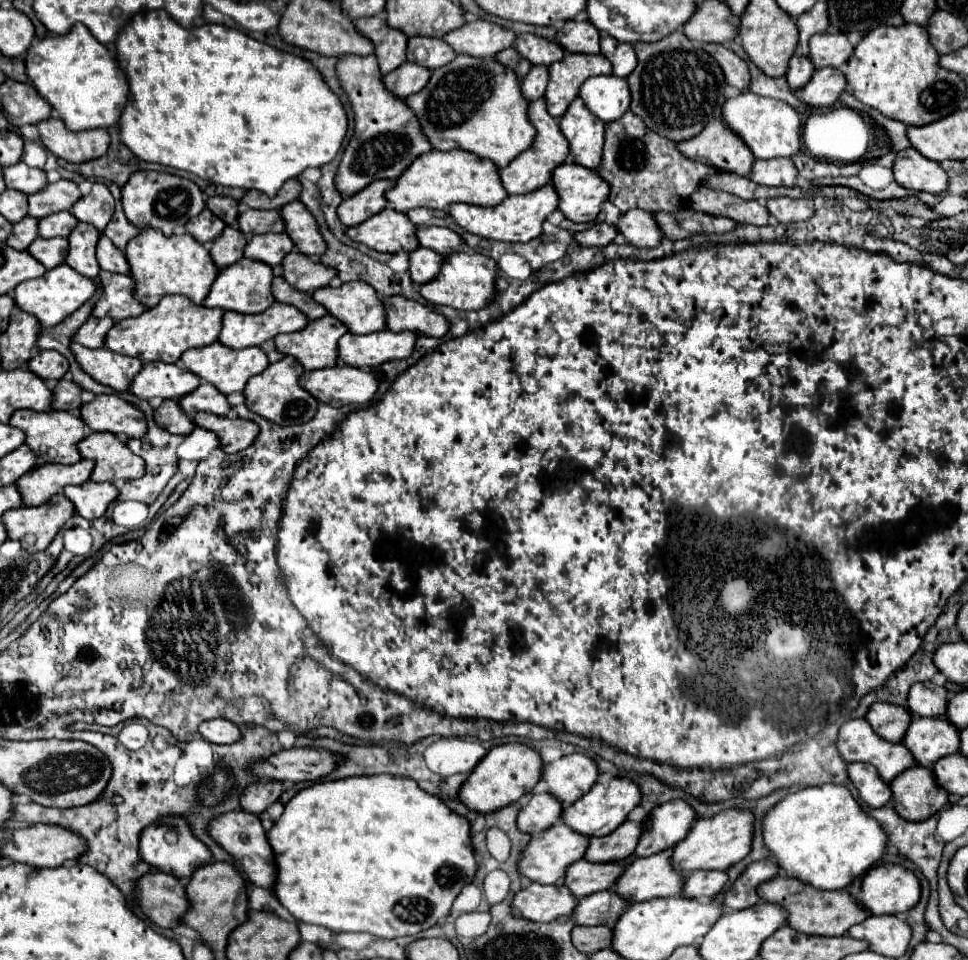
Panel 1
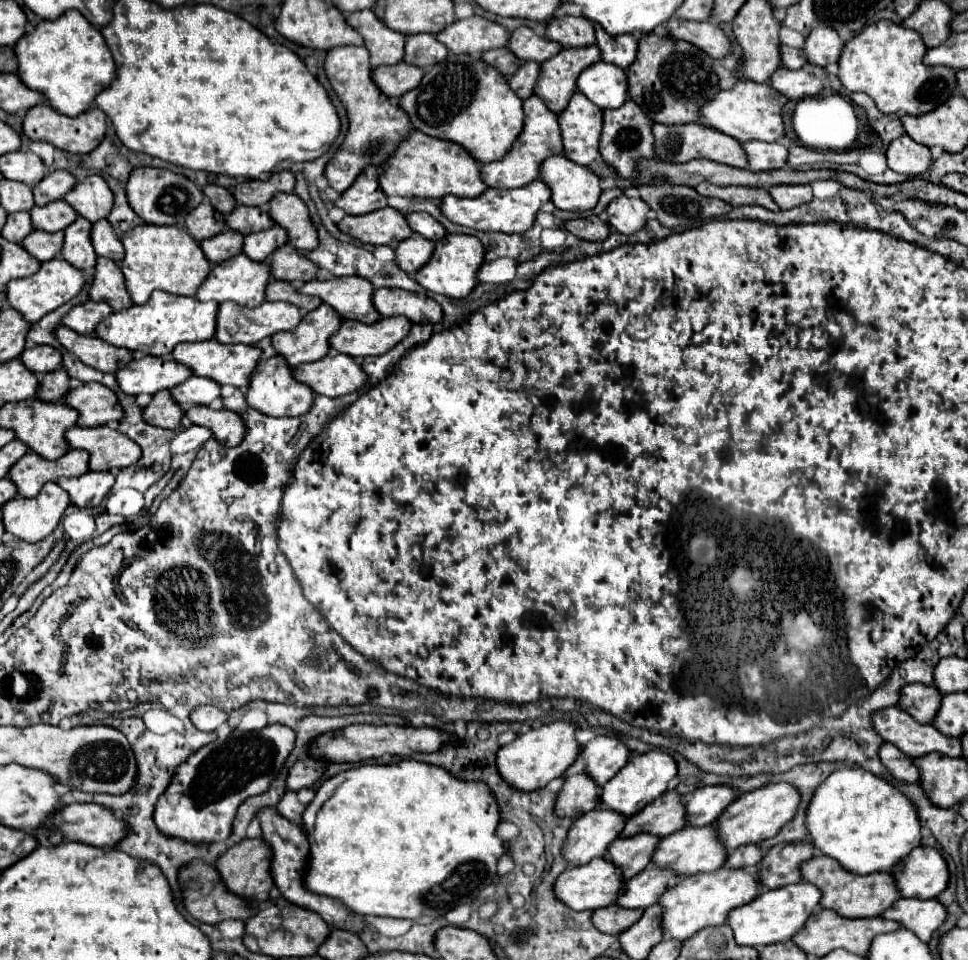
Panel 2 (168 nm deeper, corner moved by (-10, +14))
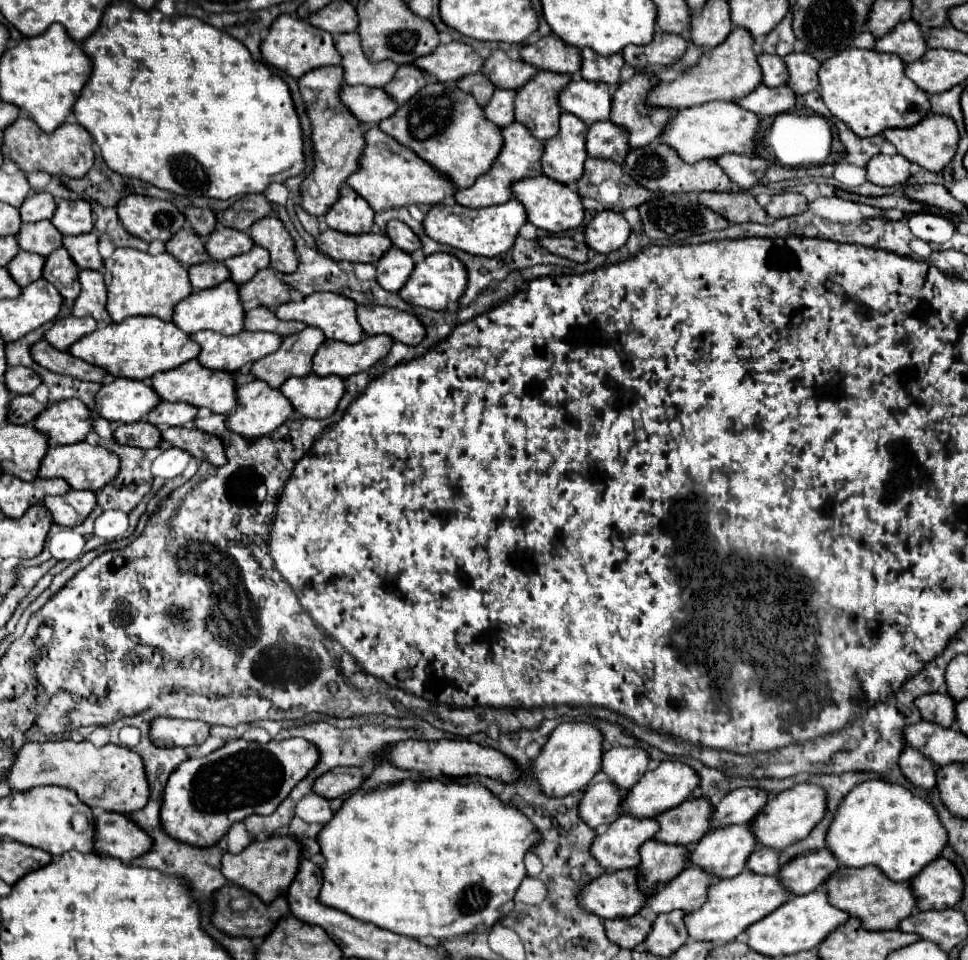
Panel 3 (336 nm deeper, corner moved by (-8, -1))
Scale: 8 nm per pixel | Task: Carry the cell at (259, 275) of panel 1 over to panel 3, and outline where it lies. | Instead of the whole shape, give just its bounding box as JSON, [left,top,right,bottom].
[173,280,245,334]

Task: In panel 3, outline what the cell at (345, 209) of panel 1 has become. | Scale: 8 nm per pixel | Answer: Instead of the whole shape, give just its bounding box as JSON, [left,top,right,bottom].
[325,184,375,234]

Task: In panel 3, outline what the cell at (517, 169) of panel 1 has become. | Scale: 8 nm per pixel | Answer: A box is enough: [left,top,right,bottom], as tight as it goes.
[455,124,545,208]

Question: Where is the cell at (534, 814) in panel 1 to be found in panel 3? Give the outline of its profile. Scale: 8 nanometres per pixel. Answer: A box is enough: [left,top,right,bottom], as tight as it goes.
[577,782,621,830]

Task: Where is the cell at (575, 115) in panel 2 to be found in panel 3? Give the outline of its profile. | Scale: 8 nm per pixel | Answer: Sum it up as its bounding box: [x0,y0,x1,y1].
[541,112,587,184]

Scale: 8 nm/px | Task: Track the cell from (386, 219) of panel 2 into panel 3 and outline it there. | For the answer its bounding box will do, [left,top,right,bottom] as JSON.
[317,230,393,264]

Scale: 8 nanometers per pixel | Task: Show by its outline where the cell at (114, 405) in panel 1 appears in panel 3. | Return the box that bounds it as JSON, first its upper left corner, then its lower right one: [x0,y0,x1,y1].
[35,400,93,444]

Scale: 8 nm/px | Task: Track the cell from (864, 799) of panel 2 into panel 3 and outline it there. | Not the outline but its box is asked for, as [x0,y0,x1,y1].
[825,780,947,882]

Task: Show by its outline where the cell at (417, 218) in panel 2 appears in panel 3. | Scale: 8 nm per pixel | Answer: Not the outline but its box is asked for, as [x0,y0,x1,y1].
[385,220,423,254]

